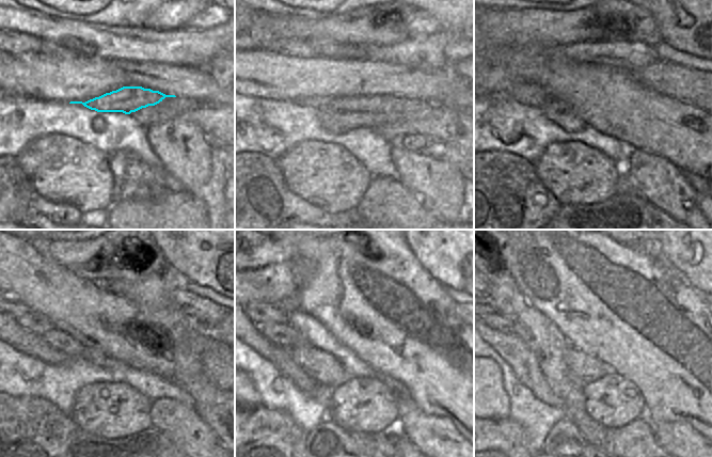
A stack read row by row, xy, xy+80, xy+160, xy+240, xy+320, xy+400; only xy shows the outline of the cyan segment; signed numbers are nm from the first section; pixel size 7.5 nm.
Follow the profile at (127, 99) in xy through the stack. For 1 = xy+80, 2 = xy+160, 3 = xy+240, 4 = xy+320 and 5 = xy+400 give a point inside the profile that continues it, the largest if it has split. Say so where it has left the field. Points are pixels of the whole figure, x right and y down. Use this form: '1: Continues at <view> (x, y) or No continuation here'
1: Continues at xy+80 (313, 101)
2: Continues at xy+160 (525, 92)
3: Continues at xy+240 (38, 324)
4: Continues at xy+320 (257, 312)
5: Continues at xy+400 (495, 311).

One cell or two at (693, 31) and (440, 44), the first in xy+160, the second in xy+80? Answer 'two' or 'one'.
two

